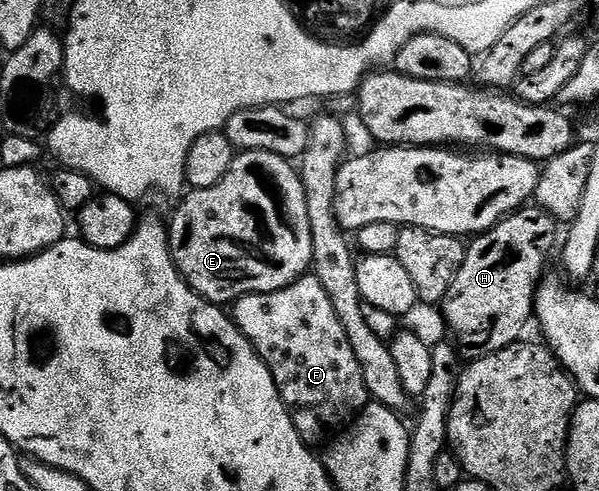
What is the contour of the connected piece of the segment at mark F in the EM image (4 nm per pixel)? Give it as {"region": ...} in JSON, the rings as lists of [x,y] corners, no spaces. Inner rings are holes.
{"region":[[[305,275],[285,289],[240,297],[234,302],[235,309],[234,320],[241,335],[266,363],[305,445],[323,446],[369,405],[366,379],[362,379],[354,347],[350,347],[342,323],[338,323],[330,295],[316,277]]]}

